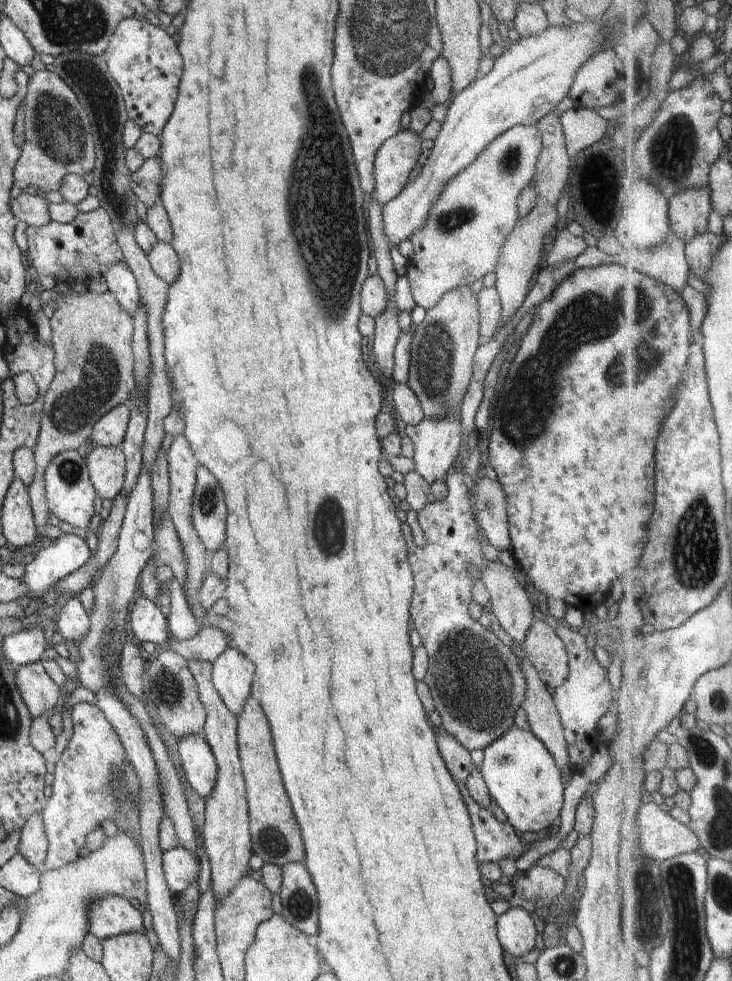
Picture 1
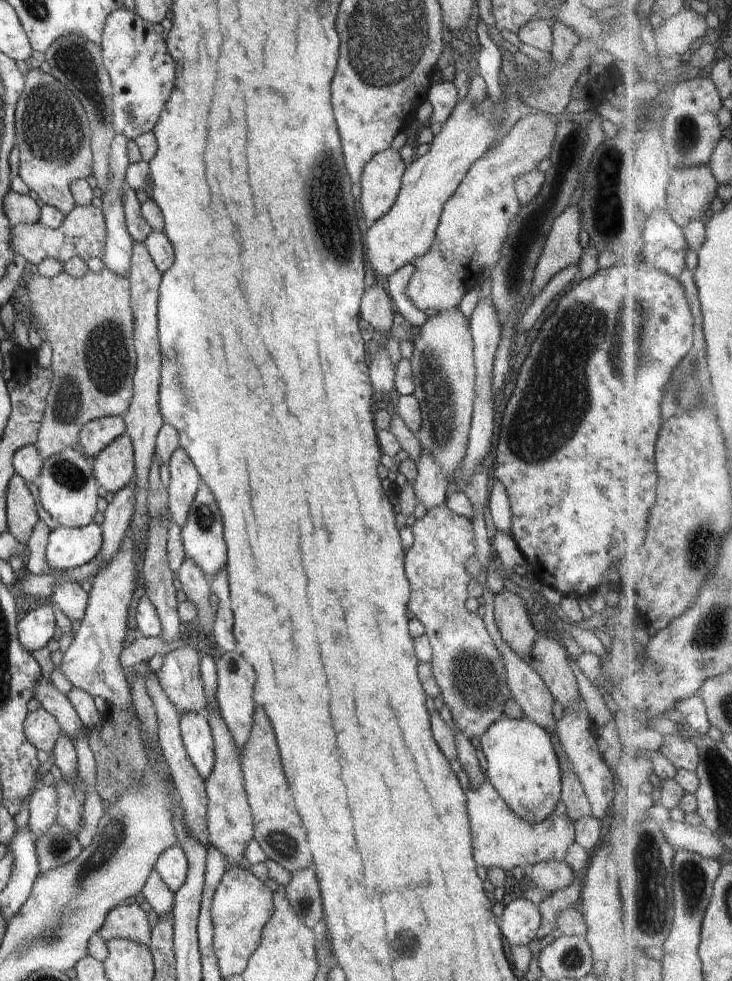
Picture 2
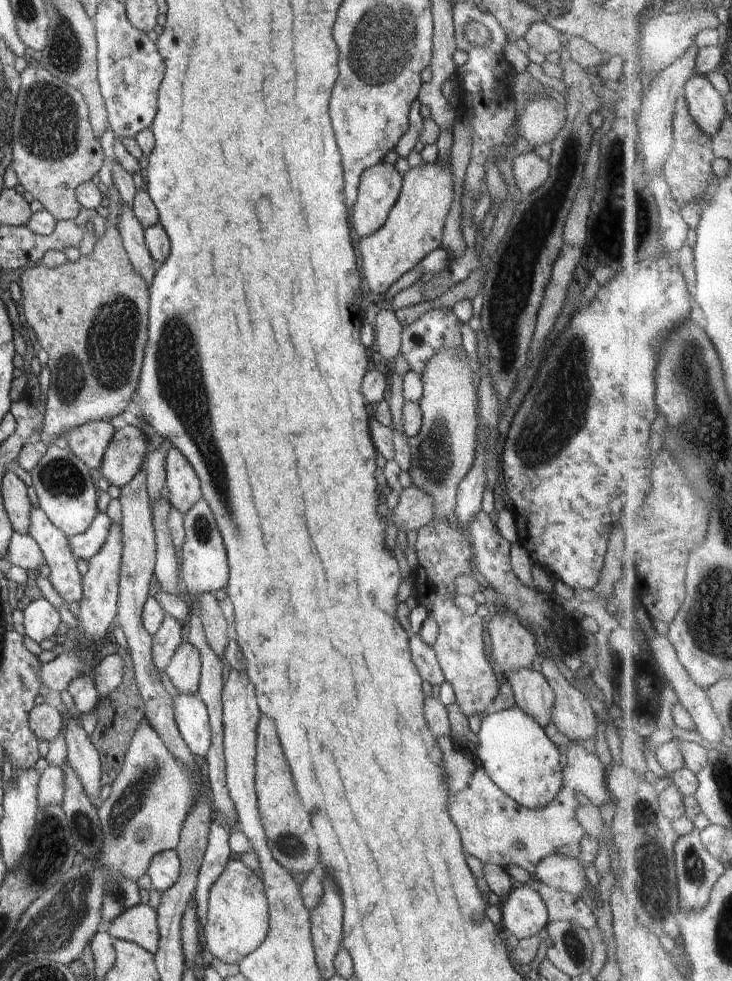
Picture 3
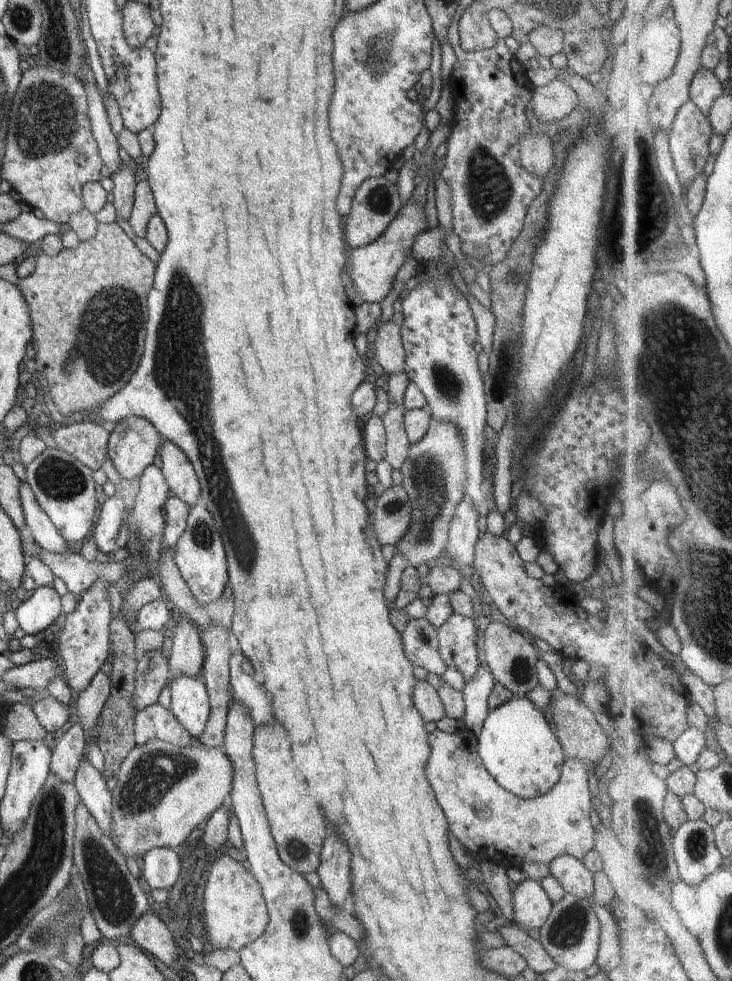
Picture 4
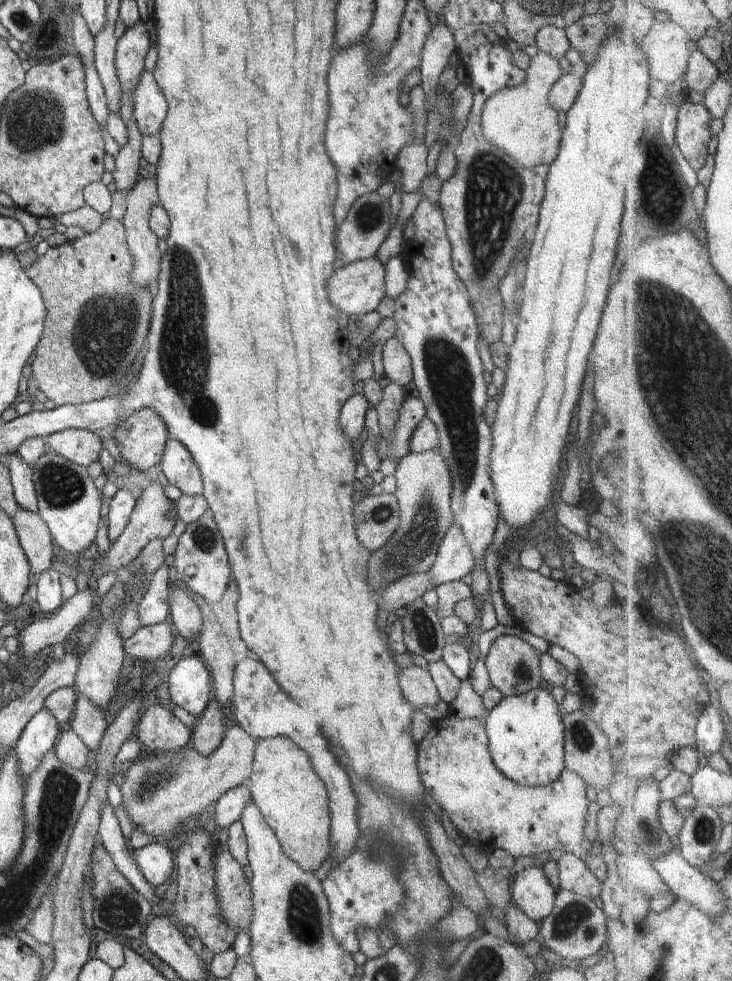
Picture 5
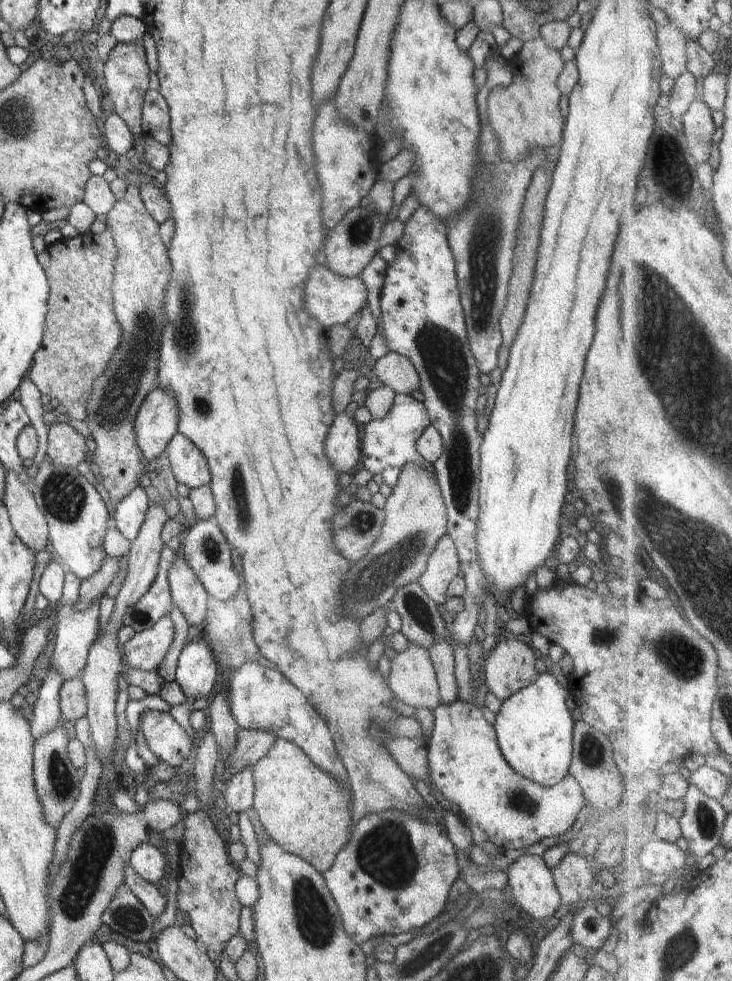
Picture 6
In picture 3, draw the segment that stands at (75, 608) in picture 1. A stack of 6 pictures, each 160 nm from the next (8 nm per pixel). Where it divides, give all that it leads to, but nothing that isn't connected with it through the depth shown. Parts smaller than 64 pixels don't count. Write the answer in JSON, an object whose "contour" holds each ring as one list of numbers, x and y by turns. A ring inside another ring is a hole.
{"contour":[[31,504,29,534,36,540,46,565,50,569,50,584,56,588,60,599,67,603,79,602,82,599,82,577,77,568,76,552,72,551,66,537,48,516,38,507]]}

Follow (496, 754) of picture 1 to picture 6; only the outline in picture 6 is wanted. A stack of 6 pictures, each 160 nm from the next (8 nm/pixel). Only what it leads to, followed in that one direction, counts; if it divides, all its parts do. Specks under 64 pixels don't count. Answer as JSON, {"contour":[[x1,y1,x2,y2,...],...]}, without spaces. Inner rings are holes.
{"contour":[[551,671,539,674,530,686,522,688,502,702,494,718,494,733,506,764,541,786,554,786,569,775,573,754,574,713,568,710,568,688]]}

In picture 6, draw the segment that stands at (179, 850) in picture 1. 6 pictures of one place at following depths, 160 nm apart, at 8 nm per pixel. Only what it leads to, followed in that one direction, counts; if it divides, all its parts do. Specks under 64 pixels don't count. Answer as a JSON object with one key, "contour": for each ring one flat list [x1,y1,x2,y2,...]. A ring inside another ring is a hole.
{"contour":[[146,842,138,846,130,858,132,870,144,881,156,884,164,874,169,873,169,864,154,845]]}

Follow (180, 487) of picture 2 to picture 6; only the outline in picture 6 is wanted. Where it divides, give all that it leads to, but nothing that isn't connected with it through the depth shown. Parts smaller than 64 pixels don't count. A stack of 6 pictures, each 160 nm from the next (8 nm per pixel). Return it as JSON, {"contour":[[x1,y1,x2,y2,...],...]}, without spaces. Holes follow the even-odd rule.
{"contour":[[176,432,172,436,166,448,166,454,178,484,184,484,189,489,196,489,211,482,212,478,204,454,184,434]]}

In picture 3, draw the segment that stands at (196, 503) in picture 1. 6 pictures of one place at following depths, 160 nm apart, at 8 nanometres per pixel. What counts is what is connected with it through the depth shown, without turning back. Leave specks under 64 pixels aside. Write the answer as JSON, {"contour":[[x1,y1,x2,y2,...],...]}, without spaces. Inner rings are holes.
{"contour":[[201,500,184,515,185,538,182,542,182,578,186,589,191,596,200,594,215,594,220,590,227,589,229,584,229,566,226,550,220,532,216,528,214,516,206,500]]}

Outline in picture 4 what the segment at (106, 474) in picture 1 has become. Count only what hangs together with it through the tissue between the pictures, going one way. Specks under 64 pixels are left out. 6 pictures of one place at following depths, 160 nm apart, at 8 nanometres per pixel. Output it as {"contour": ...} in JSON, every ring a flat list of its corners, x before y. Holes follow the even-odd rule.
{"contour":[[128,417,114,426,114,430,109,434,107,447,107,458,112,460,114,468,118,470,120,477,126,480,141,477,146,468,154,465,155,456,160,444,162,444,162,434,144,418]]}

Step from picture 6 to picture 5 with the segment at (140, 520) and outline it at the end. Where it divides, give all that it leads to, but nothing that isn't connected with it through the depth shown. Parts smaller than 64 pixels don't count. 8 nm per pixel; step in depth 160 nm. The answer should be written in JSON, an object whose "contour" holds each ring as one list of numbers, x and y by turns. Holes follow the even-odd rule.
{"contour":[[126,488,116,492,116,495,110,500,110,513,108,514,108,540,110,543,122,535,122,532,129,524,130,516,135,510,137,500,135,500]]}

